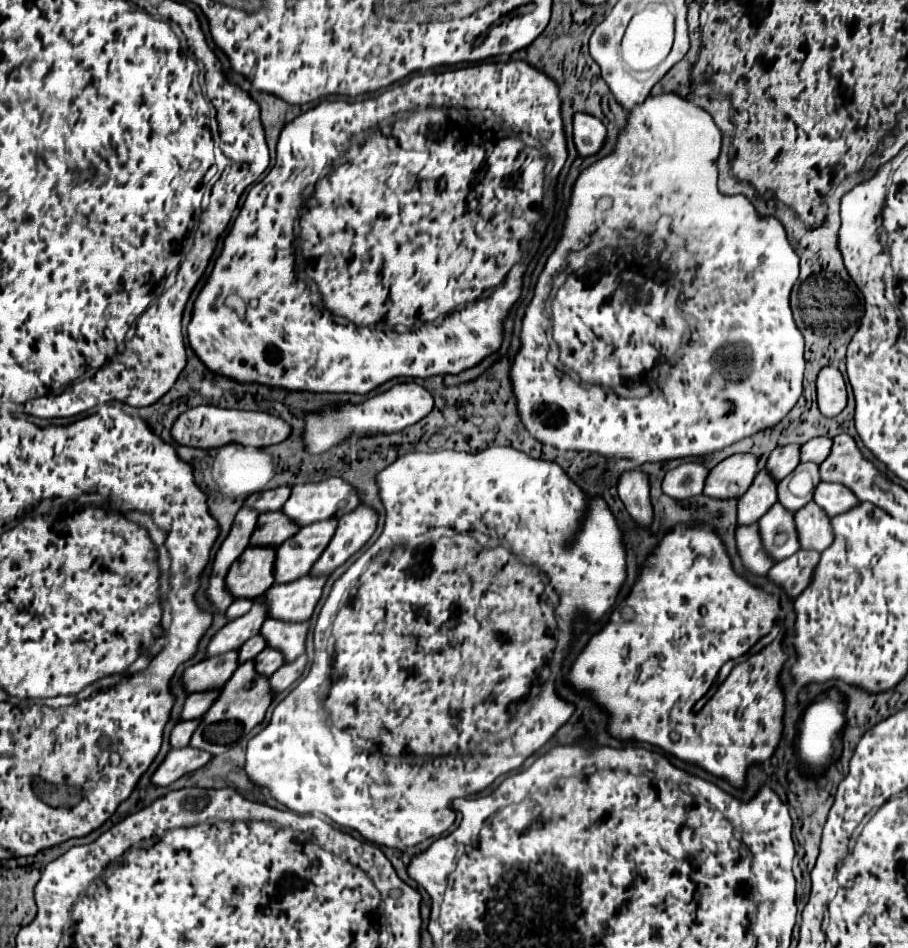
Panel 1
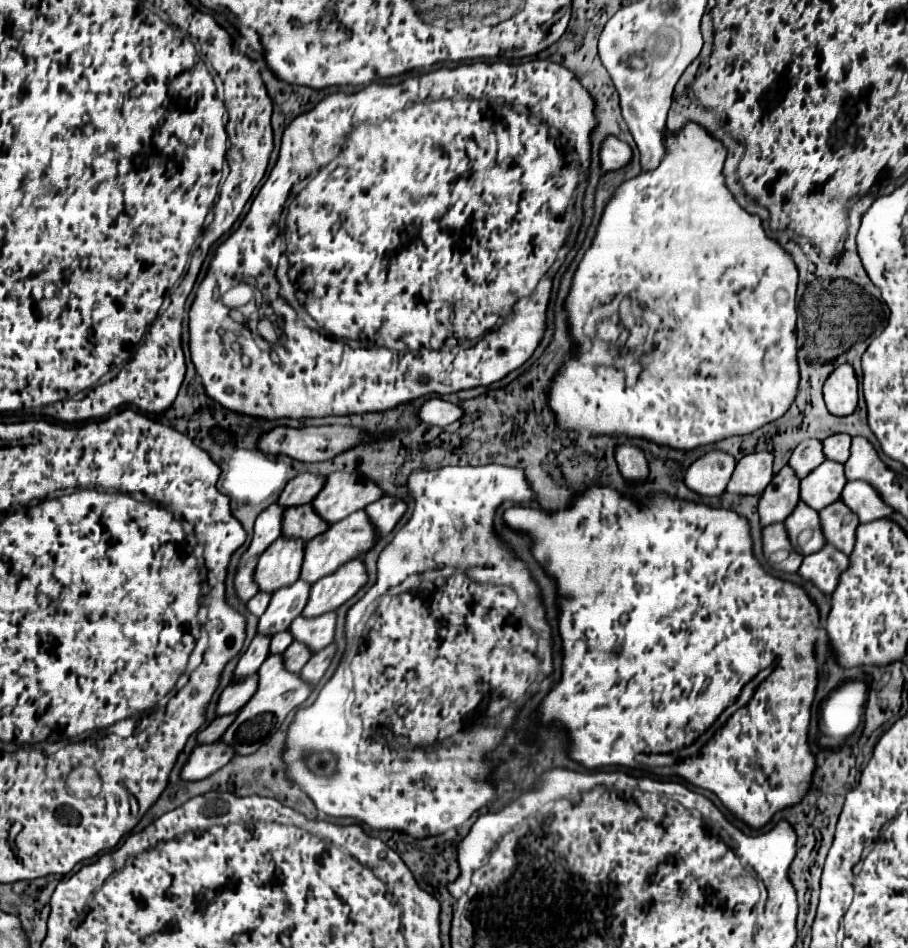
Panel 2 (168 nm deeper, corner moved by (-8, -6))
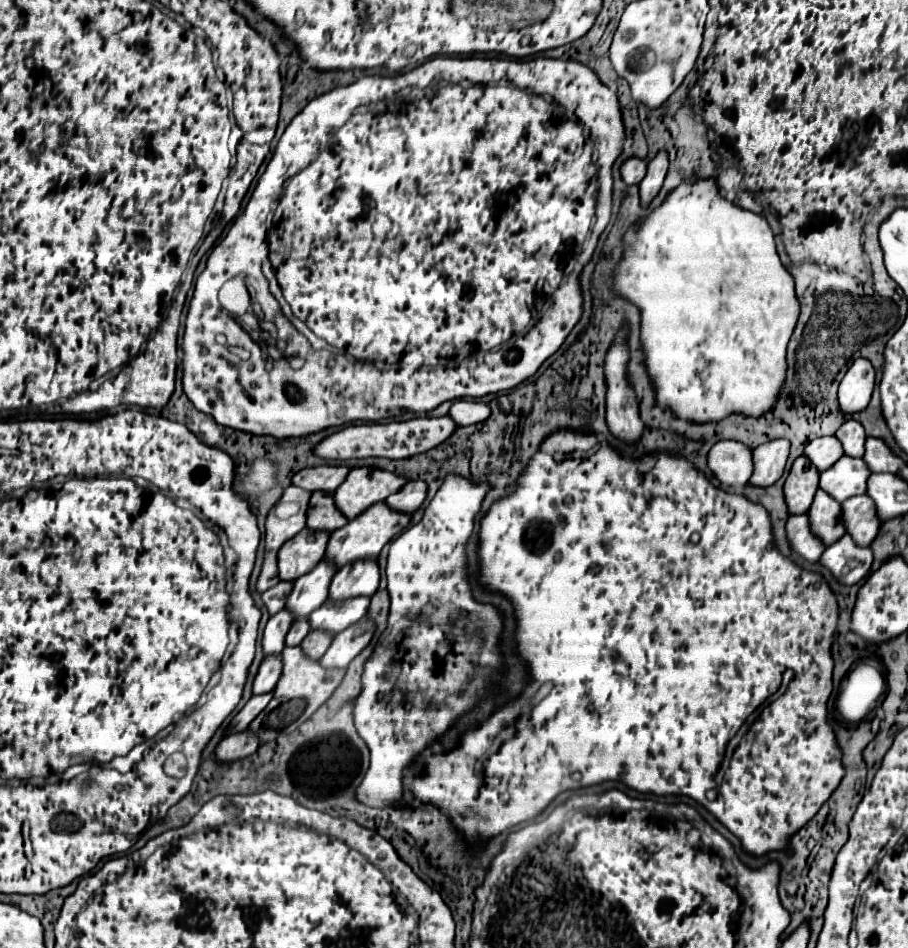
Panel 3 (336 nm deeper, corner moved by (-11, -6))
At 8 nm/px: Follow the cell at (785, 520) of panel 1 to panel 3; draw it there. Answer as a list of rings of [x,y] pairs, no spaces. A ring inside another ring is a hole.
[[[821,489],[815,495],[815,501],[809,509],[811,531],[827,545],[835,543],[845,535],[845,525],[841,521],[841,503],[831,499],[831,495],[823,493]]]

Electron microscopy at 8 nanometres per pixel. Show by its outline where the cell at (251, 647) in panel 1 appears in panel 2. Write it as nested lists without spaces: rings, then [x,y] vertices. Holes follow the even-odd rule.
[[[288,631],[276,633],[276,635],[272,635],[272,641],[270,641],[270,653],[280,655],[280,653],[284,653],[288,649],[290,643],[292,643],[292,635]]]

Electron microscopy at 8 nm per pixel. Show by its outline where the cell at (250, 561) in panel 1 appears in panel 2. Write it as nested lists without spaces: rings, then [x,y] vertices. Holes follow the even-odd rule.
[[[276,539],[258,559],[254,581],[260,591],[274,593],[292,585],[300,575],[300,563],[304,557],[304,541],[300,539]]]

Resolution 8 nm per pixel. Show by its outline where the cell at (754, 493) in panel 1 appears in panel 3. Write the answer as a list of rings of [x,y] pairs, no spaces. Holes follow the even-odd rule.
[[[801,455],[799,459],[795,459],[791,473],[785,481],[785,501],[791,515],[809,511],[817,489],[819,489],[819,469],[805,455]]]

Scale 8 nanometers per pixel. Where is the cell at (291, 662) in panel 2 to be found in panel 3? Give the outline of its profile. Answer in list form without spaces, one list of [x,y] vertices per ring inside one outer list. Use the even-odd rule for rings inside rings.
[[[309,631],[309,635],[303,639],[301,647],[303,647],[303,653],[311,659],[321,659],[325,655],[325,651],[329,649],[333,641],[333,635],[331,633],[325,633],[325,631]]]

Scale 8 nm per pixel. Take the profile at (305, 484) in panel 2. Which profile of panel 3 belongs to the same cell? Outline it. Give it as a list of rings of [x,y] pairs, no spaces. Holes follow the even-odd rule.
[[[321,465],[321,467],[311,467],[303,469],[297,475],[293,475],[293,485],[303,487],[307,491],[327,491],[333,493],[339,483],[347,477],[347,471],[351,471],[345,465]]]

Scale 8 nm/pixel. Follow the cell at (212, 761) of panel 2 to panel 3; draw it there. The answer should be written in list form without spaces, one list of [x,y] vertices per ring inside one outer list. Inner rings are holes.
[[[243,731],[243,733],[231,733],[227,735],[215,749],[215,757],[219,761],[233,761],[233,759],[243,759],[253,755],[259,749],[259,737],[253,731]]]

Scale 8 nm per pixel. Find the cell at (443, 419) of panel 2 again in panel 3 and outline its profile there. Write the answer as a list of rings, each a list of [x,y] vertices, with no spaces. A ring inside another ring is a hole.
[[[455,401],[449,415],[465,427],[483,423],[491,415],[491,407],[487,403],[477,403],[477,401]]]

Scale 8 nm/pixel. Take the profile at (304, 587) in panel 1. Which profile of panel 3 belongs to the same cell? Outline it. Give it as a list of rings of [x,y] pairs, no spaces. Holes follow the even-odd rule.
[[[359,559],[343,565],[329,587],[329,601],[343,601],[349,597],[371,597],[379,587],[379,563],[377,559]]]

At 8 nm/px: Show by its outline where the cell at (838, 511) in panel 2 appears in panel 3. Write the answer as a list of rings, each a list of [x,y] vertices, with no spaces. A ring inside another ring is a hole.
[[[867,495],[851,497],[843,503],[843,523],[859,547],[869,547],[881,527],[881,519],[875,513],[875,503],[871,503]]]

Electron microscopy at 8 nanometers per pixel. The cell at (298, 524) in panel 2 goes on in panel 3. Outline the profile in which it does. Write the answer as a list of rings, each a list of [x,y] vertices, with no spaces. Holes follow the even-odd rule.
[[[315,491],[309,501],[307,511],[307,527],[311,529],[325,529],[335,531],[347,523],[345,515],[335,507],[335,499],[331,499],[331,493]]]

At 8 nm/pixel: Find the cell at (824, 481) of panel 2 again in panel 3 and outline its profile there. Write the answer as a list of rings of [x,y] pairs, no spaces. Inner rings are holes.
[[[841,457],[831,469],[821,473],[819,487],[835,497],[839,503],[853,495],[863,495],[867,491],[867,479],[871,471],[867,471],[867,463],[855,457]]]

